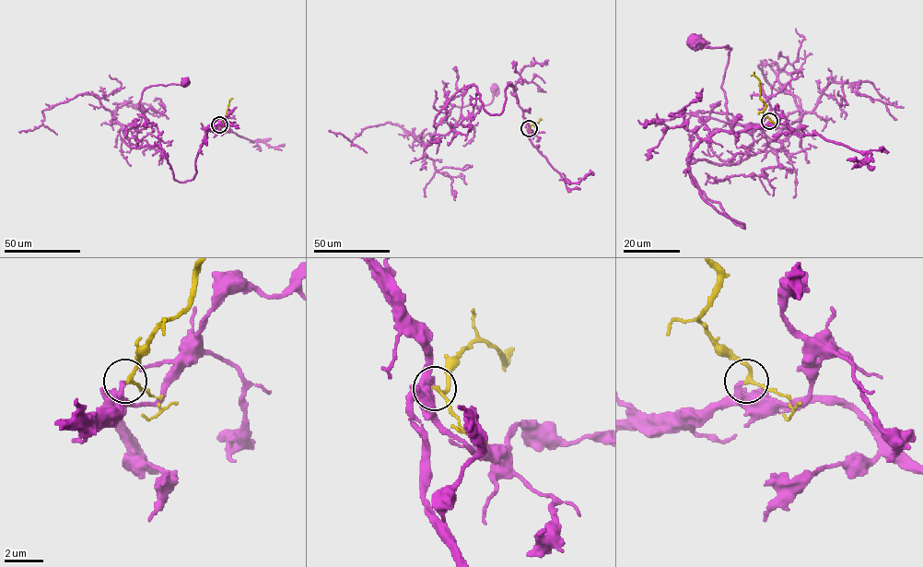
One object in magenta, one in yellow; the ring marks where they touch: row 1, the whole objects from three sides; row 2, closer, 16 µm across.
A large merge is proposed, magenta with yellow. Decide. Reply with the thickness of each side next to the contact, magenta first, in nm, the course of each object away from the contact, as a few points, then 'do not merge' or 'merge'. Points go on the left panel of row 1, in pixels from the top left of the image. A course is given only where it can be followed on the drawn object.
calibres 320 and 170 nm; course magenta (219, 124), (204, 136), (191, 180), (174, 178), (161, 147), (136, 147), (143, 91), (184, 82); course yellow (219, 124), (232, 98); do not merge

